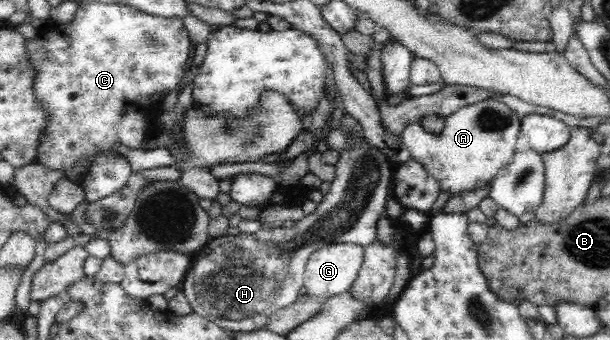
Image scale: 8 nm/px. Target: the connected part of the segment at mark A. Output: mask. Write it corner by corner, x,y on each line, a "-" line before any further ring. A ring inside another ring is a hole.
484,99
467,104
444,117
440,134
428,132
420,123
409,124
401,140
410,157
436,179
438,192
456,196
489,185
498,171
512,161
521,132
520,117
506,104

